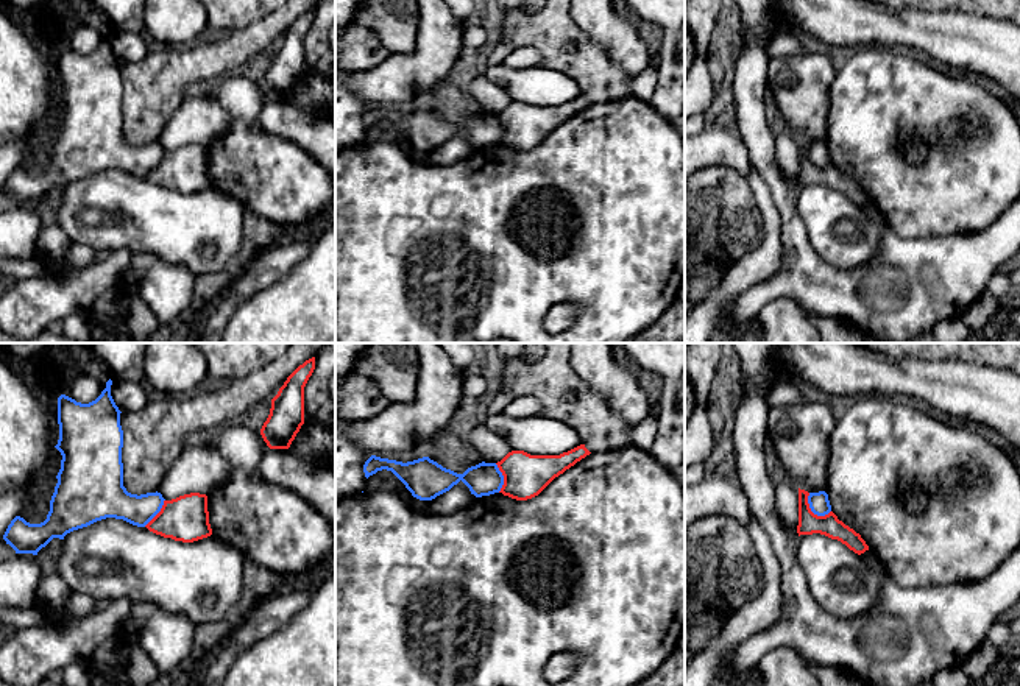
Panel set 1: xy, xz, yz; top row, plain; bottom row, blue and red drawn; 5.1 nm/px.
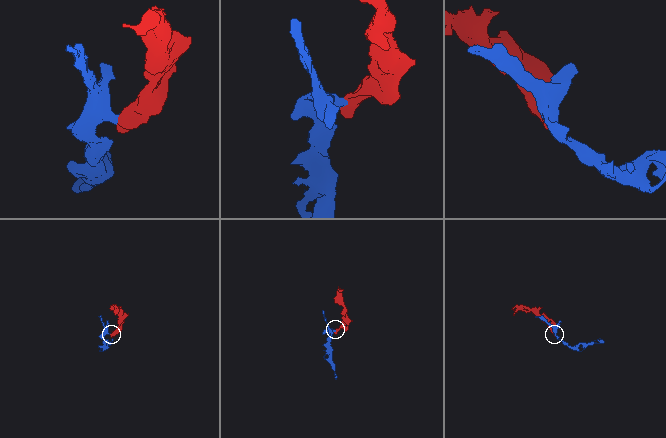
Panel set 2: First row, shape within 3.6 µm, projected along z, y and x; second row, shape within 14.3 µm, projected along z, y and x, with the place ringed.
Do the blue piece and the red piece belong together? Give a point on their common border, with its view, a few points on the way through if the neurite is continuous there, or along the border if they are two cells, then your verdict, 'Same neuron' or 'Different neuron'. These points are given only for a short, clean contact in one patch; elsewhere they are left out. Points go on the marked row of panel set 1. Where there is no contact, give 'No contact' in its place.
Touches blue at yz (813, 512). Boundary: yz (808, 493), (808, 507), (814, 513), (827, 515), (830, 512). Different neuron

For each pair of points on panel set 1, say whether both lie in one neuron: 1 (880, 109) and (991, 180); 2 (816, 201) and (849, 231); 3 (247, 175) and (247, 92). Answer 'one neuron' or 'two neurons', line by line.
1: one neuron
2: one neuron
3: one neuron

